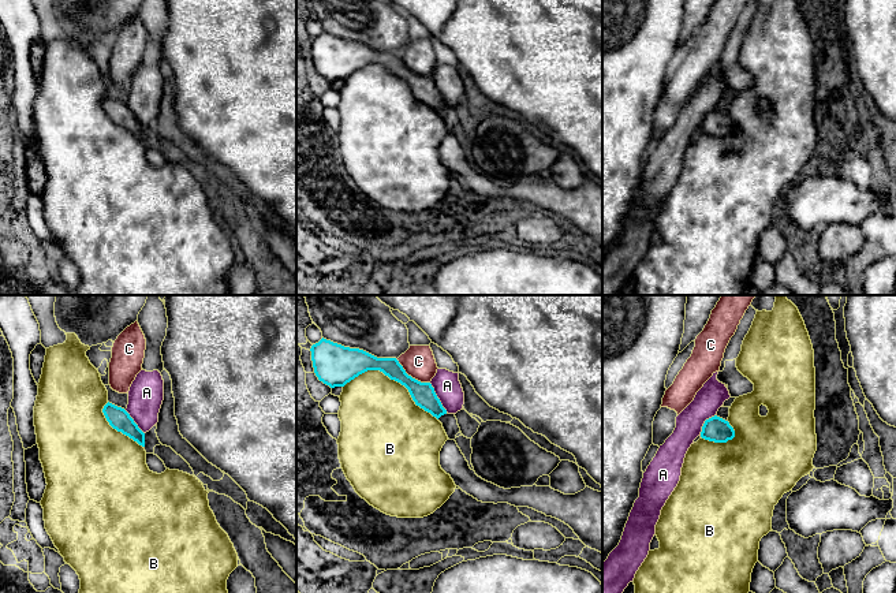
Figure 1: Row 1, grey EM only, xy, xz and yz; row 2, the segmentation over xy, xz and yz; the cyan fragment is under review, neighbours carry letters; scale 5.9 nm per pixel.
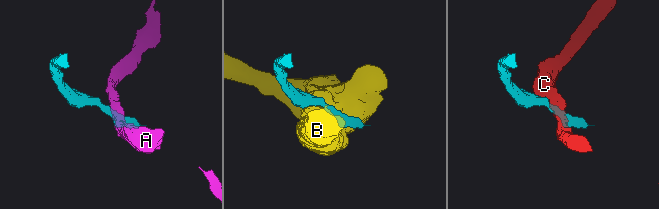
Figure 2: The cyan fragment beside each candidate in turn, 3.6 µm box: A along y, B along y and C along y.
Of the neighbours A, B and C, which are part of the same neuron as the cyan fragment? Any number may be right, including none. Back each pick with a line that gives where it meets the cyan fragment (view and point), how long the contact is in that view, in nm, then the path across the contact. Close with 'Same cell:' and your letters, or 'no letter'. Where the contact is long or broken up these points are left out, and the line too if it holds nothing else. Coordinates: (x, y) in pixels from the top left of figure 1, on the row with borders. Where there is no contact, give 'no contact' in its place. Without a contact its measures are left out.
Same cell: no letter

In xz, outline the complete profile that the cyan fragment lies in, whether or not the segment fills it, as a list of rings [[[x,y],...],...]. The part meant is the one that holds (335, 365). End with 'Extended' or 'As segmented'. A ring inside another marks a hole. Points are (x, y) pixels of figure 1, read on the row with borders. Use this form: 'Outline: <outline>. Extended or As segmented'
Outline: [[[324,337],[313,344],[310,351],[316,376],[331,388],[344,387],[367,370],[380,370],[404,385],[415,404],[437,419],[447,414],[432,384],[408,376],[396,358],[377,358],[363,350],[344,347]]]. As segmented

